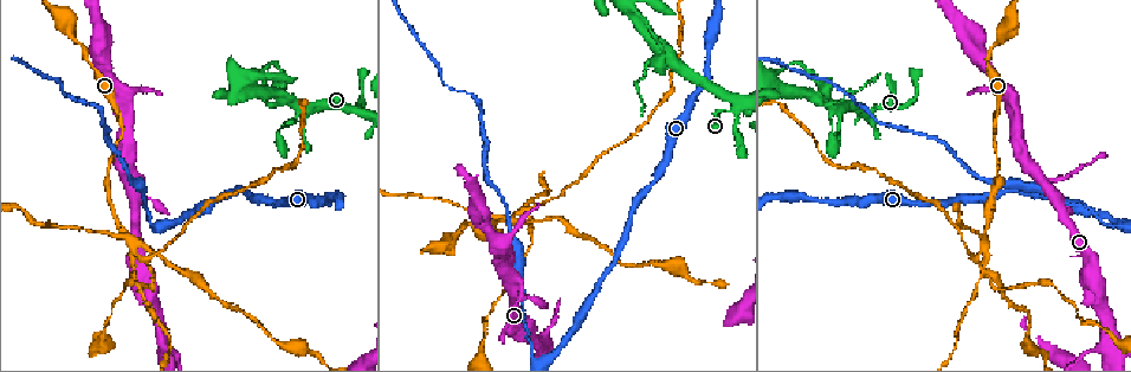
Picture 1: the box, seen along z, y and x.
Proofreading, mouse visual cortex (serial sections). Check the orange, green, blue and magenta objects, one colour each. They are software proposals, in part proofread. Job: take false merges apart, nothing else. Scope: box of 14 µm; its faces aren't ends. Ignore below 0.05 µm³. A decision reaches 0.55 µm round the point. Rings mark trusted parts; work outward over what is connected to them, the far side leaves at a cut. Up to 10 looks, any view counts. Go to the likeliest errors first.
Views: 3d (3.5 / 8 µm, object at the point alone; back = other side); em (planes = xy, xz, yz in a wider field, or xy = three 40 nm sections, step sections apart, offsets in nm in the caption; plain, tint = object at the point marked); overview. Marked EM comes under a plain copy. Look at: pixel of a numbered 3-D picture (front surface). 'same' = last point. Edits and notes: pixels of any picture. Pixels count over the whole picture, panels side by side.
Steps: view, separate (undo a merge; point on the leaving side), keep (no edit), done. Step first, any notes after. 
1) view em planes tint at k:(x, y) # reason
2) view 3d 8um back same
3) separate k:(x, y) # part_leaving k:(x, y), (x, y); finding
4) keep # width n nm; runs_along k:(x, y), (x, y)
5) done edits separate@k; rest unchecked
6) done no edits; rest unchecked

view 3d 3.5um at 1:(987, 242) # arms run side by side

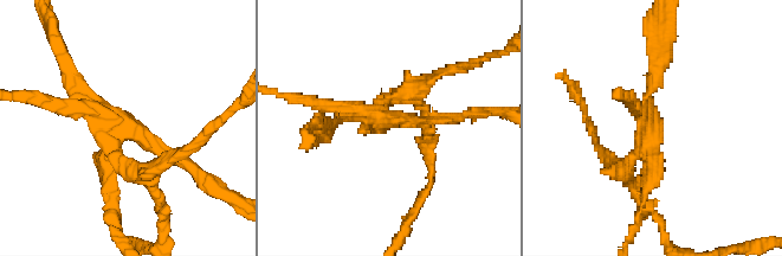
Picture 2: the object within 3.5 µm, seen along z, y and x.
separate 2:(105, 193) # arms 4; arm_widths 150, 150, 200, 200 nm; a second cell is stuck on

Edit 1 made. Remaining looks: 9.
view overview

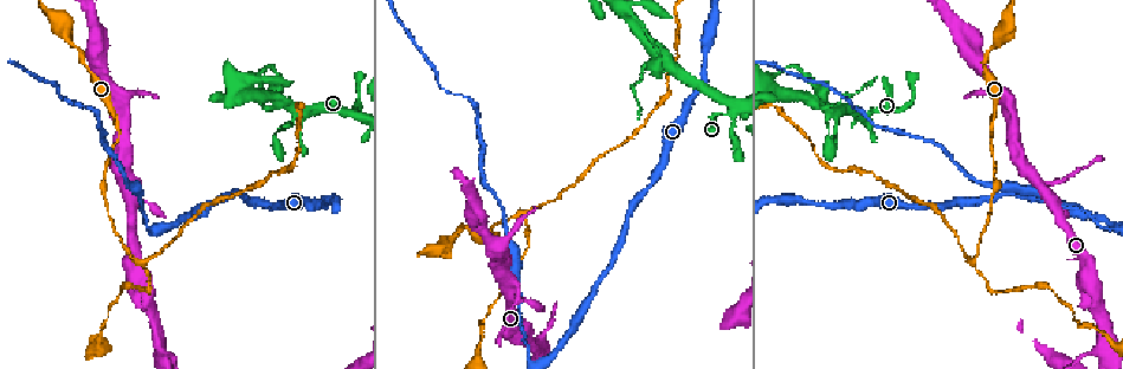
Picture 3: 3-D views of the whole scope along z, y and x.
view 3d 3.5um at 3:(1113, 230) # abrupt turn

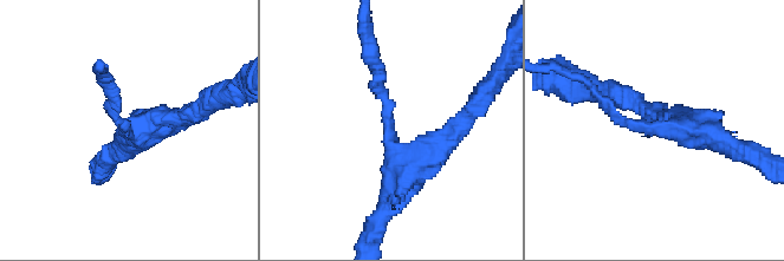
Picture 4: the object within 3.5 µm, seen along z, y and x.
view em xy step 1 tint at 4:(126, 129) # arms 3; arm_widths 150, 300, 350 nm

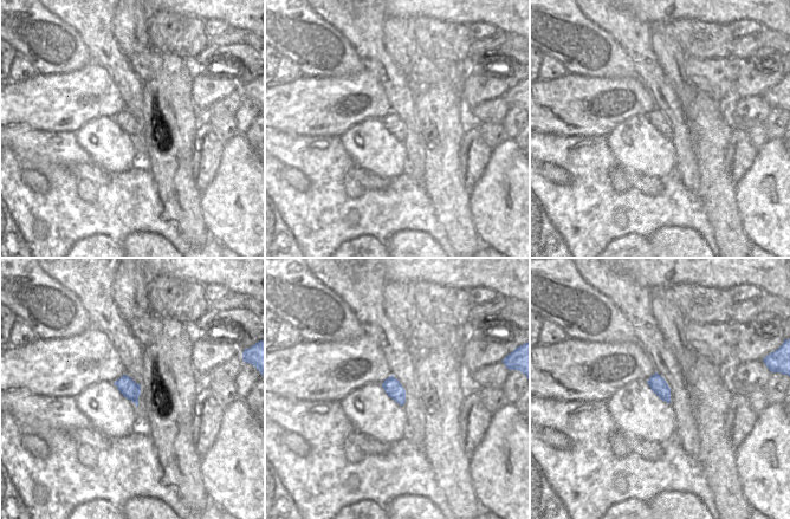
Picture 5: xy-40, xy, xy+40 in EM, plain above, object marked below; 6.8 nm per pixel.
view em xy step 5 tint same # cut it another way

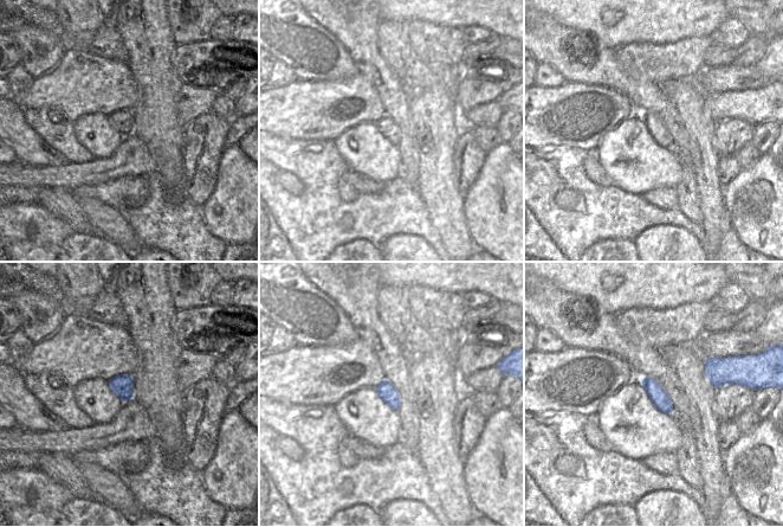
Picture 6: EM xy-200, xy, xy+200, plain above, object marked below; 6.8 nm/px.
keep # runs_along 4:(448, 139), (394, 148), (376, 66); continuous, no second cell

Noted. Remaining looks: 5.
view 3d 8um back at 3:(732, 111)

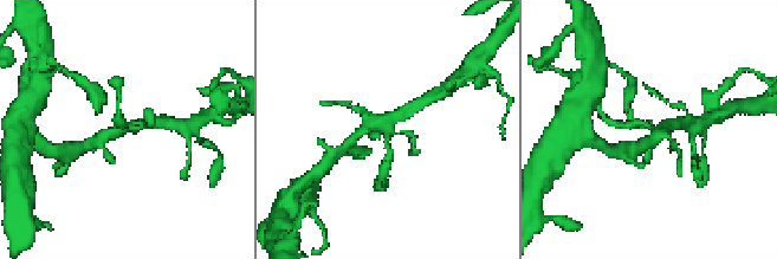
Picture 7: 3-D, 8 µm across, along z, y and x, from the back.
view em planes tint at 7:(392, 129) # arms 4; arm_widths 150, 200, 300, 400 nm; now the EM

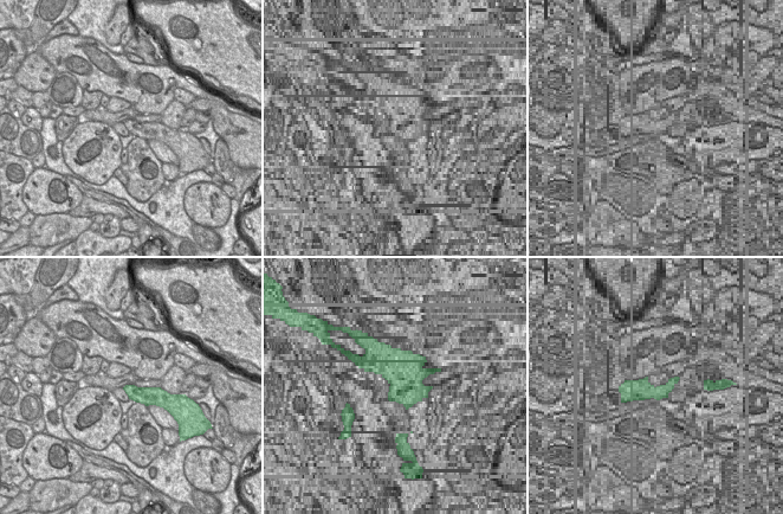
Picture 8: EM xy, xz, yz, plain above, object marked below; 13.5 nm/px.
keep # runs_along 7:(638, 125), (674, 122); one cell here

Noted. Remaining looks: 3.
done edits separate@2; rest unchecked

